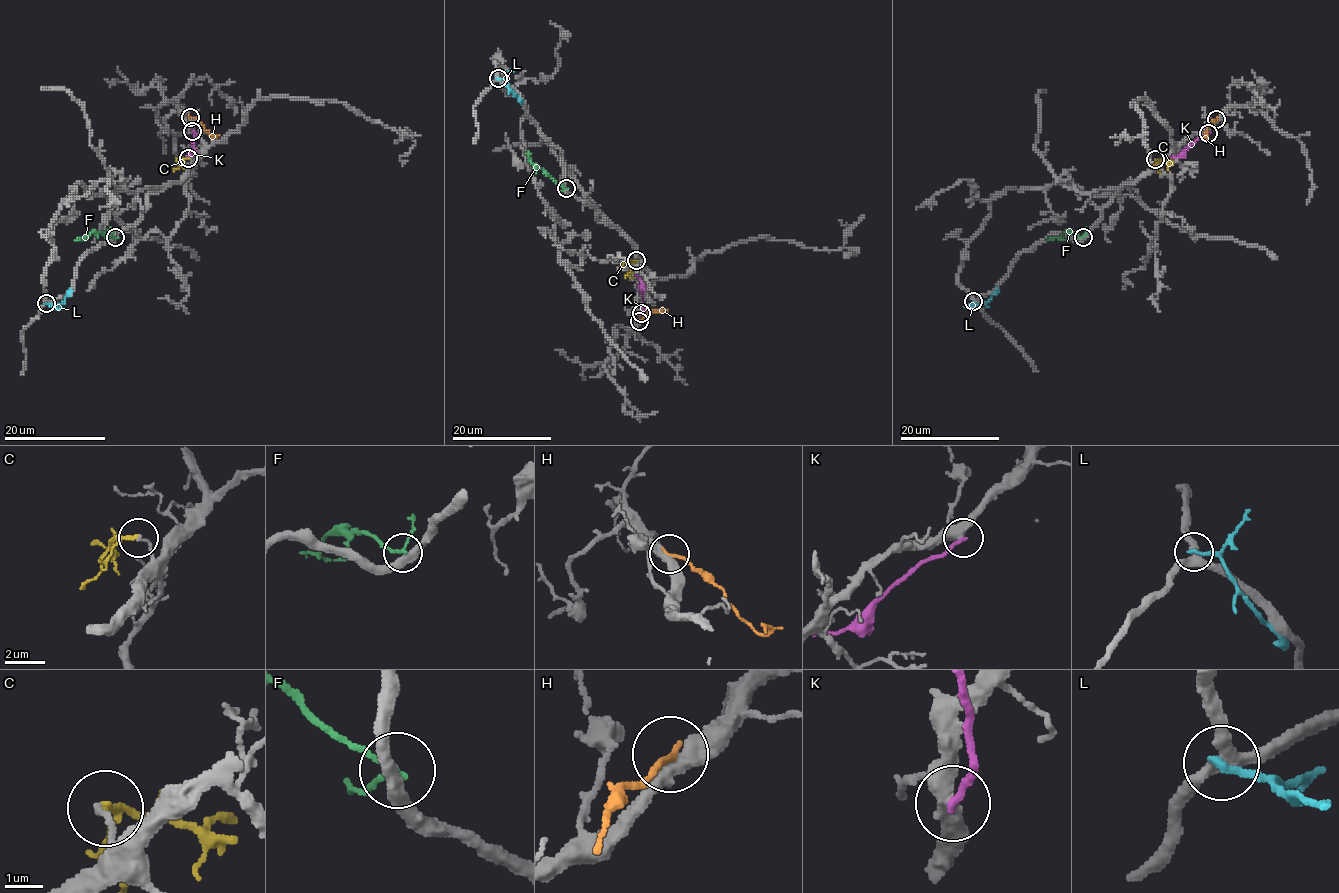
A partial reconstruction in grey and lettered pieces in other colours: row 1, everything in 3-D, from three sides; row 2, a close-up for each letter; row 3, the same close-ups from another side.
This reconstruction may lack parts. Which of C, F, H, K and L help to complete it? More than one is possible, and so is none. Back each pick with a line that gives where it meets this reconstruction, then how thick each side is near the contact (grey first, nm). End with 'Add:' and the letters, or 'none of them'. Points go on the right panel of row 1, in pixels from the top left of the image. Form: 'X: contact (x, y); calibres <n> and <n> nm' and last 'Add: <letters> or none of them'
Add: none of them

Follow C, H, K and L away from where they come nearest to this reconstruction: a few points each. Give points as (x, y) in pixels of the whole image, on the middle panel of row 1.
C: (637, 261), (631, 264), (632, 273)
H: (639, 320), (653, 312), (668, 310)
K: (641, 313), (642, 283), (636, 274)
L: (497, 78), (504, 79), (521, 100)

